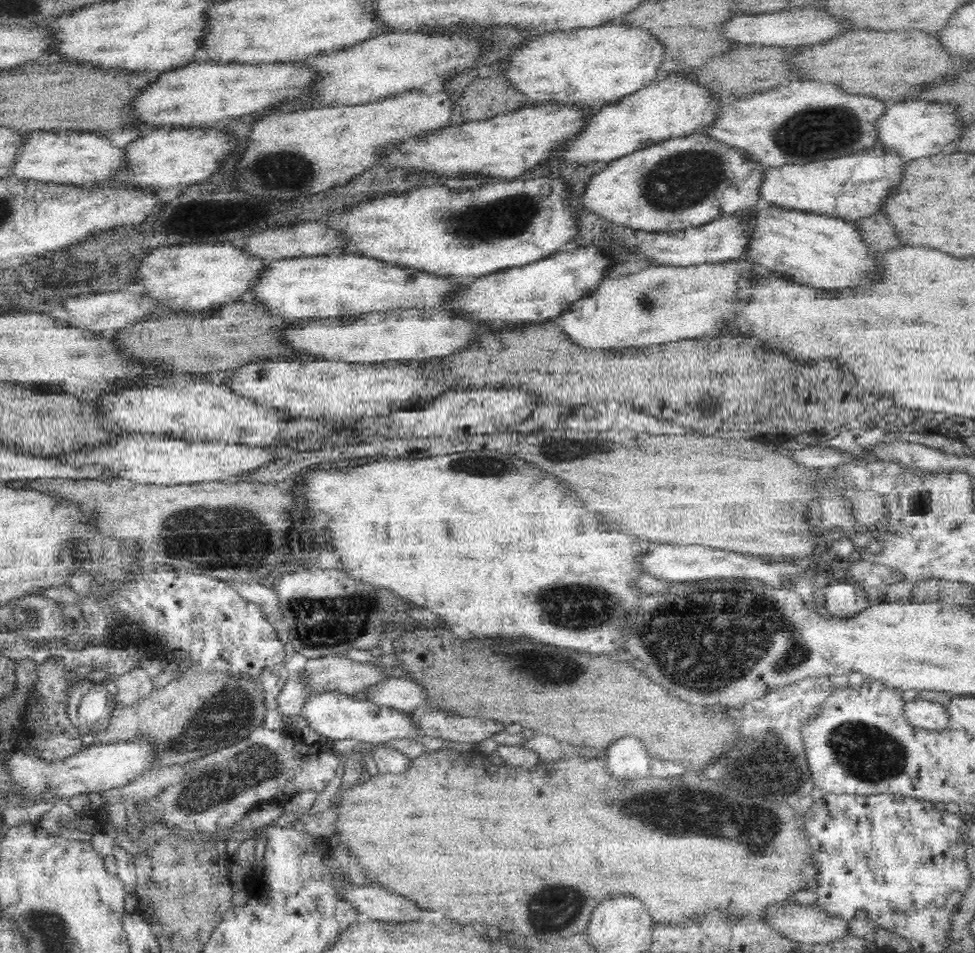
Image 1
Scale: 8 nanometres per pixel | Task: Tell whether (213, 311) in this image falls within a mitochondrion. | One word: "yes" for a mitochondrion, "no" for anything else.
no

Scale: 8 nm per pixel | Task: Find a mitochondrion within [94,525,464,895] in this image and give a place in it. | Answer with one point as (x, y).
(258, 764)

